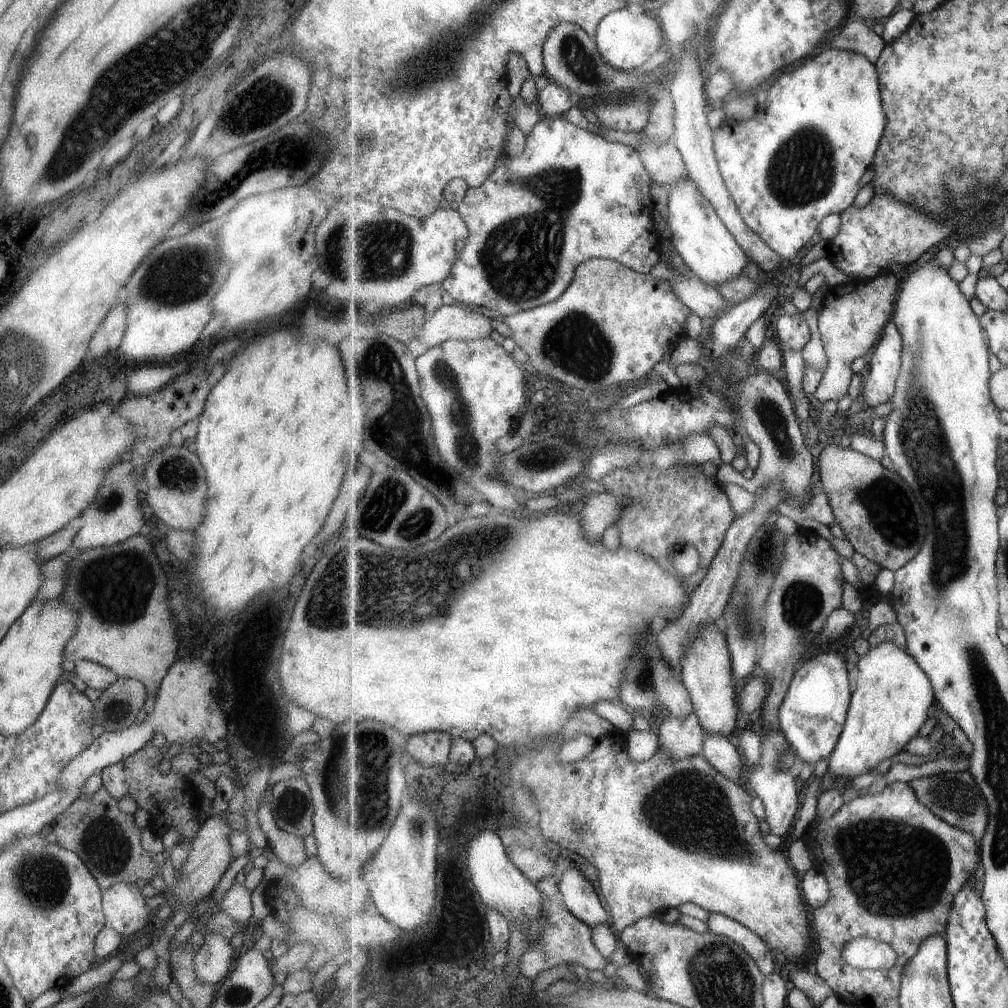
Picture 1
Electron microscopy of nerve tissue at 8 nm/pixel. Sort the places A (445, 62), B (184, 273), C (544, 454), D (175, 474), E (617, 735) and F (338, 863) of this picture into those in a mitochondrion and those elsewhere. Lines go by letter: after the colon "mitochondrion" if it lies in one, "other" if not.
A: mitochondrion
B: mitochondrion
C: mitochondrion
D: mitochondrion
E: other
F: other

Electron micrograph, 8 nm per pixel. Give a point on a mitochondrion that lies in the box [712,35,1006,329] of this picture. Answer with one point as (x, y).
(802, 170)

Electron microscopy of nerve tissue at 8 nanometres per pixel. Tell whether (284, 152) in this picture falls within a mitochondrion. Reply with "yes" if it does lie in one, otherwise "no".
yes

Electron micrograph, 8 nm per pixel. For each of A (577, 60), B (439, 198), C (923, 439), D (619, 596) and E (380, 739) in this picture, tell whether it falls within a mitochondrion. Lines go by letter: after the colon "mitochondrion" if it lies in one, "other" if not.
A: mitochondrion
B: other
C: mitochondrion
D: other
E: mitochondrion

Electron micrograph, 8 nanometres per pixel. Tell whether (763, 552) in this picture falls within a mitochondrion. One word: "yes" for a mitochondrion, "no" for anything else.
yes

